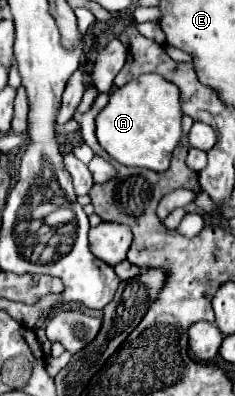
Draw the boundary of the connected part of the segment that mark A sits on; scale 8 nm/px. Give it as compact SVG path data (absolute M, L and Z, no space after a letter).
M142 74L110 94L106 108L96 118L100 146L120 164L164 172L182 138L180 90L158 74Z

